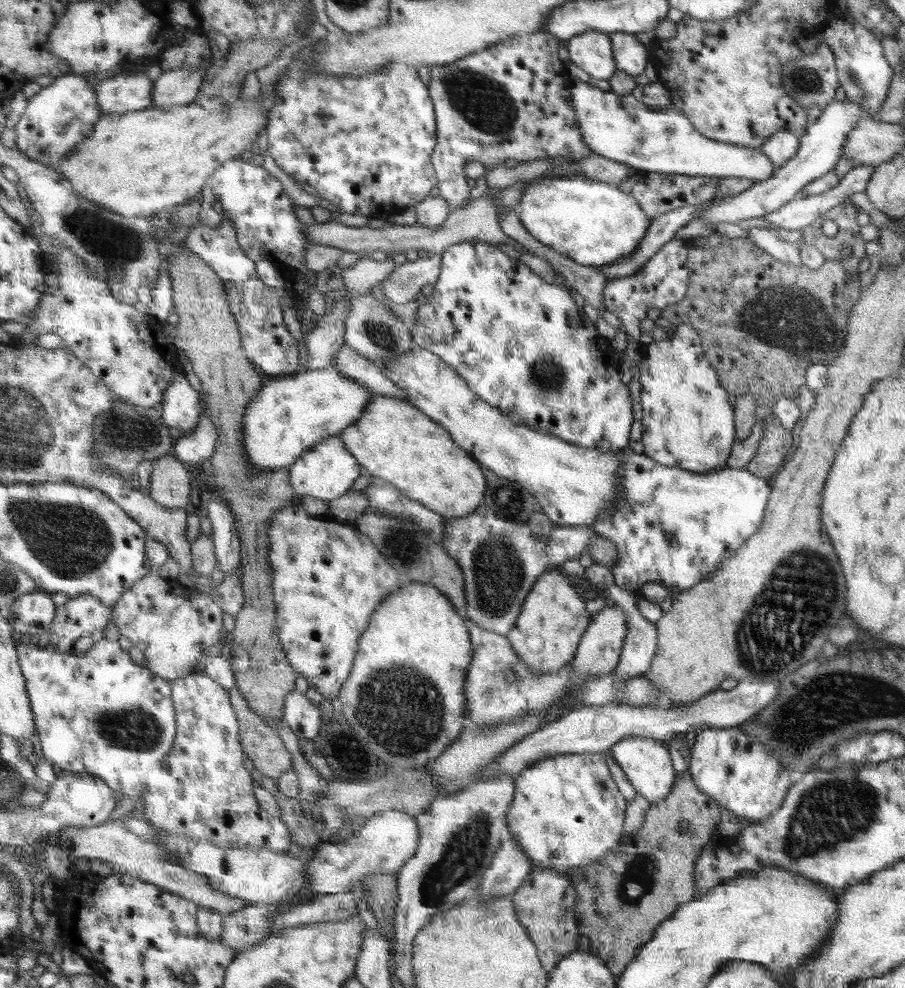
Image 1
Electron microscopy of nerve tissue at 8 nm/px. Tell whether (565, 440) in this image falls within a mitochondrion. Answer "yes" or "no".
no

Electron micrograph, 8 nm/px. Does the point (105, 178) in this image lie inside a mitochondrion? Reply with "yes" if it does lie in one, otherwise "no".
no

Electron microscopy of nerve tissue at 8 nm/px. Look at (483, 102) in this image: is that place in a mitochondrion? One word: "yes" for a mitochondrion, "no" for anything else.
yes

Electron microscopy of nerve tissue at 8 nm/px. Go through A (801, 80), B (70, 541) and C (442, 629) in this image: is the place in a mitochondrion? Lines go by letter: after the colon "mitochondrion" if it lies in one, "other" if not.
A: mitochondrion
B: mitochondrion
C: other

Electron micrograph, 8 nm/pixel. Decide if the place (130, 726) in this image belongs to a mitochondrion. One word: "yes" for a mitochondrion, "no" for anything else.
yes

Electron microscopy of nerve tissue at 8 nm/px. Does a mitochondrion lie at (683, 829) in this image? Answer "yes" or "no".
no

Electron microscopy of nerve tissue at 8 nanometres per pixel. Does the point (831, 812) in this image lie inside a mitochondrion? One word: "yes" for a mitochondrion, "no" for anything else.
yes

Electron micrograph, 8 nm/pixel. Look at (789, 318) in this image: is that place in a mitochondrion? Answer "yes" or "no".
yes

